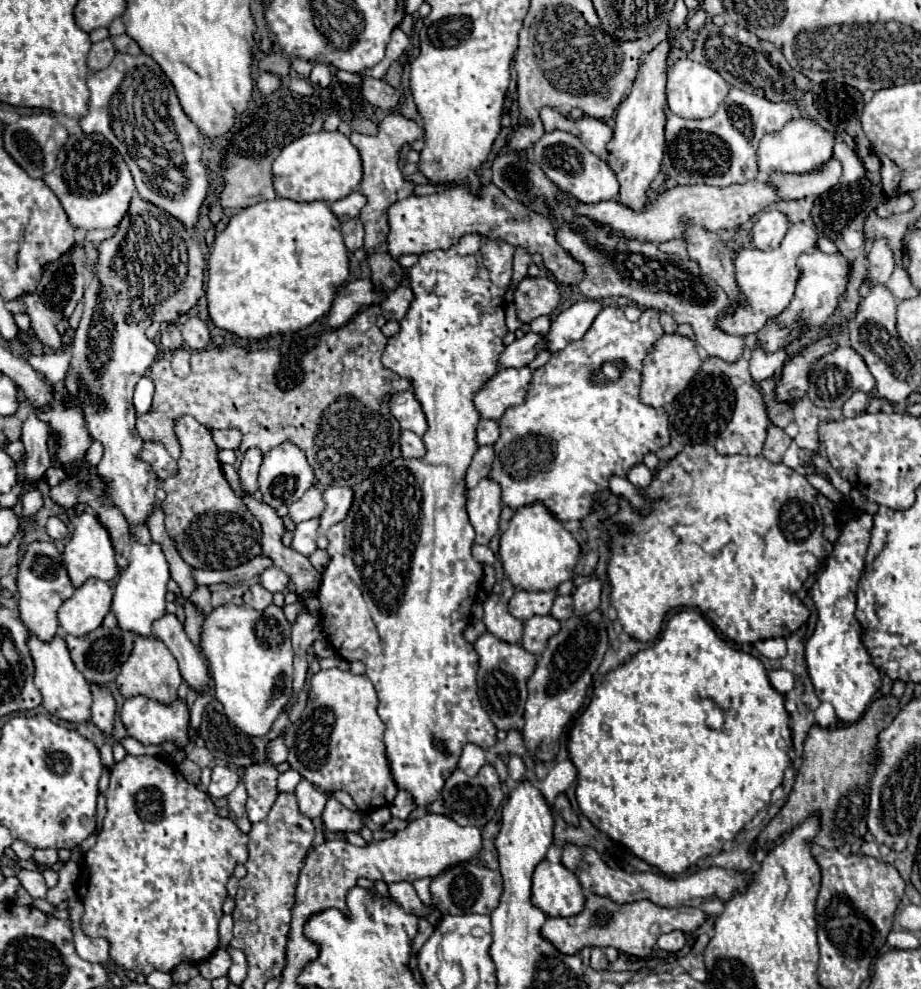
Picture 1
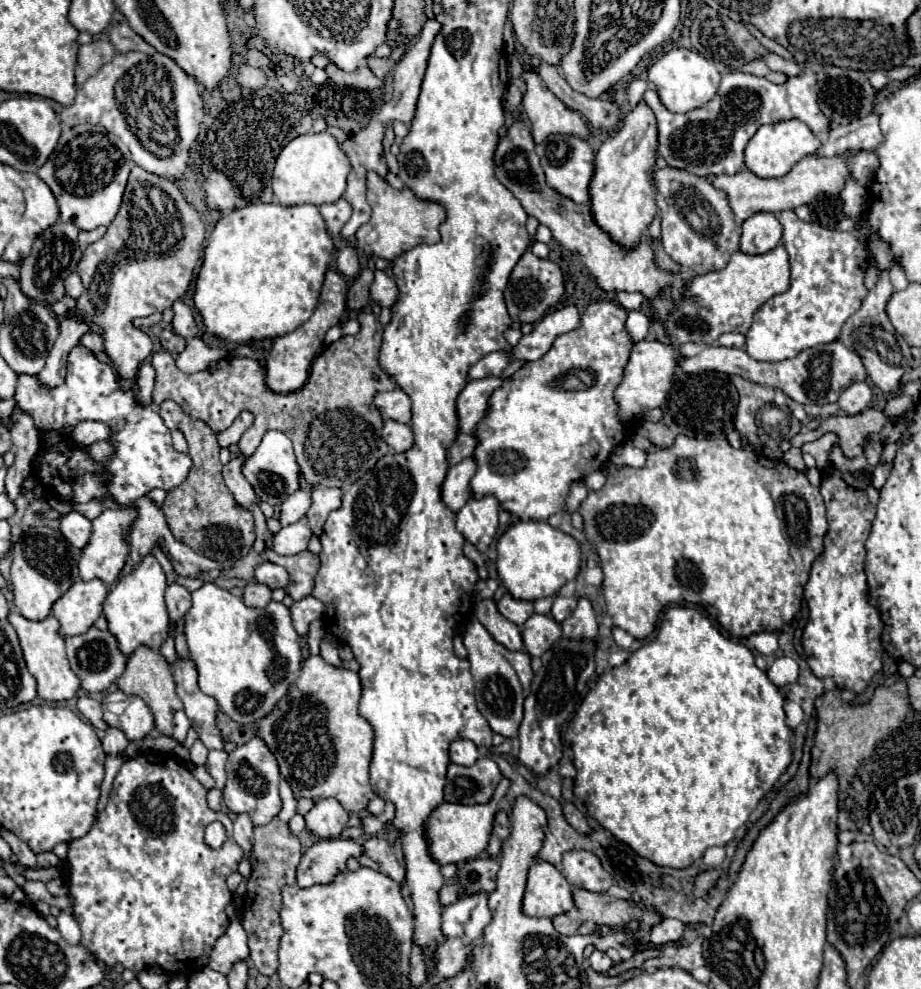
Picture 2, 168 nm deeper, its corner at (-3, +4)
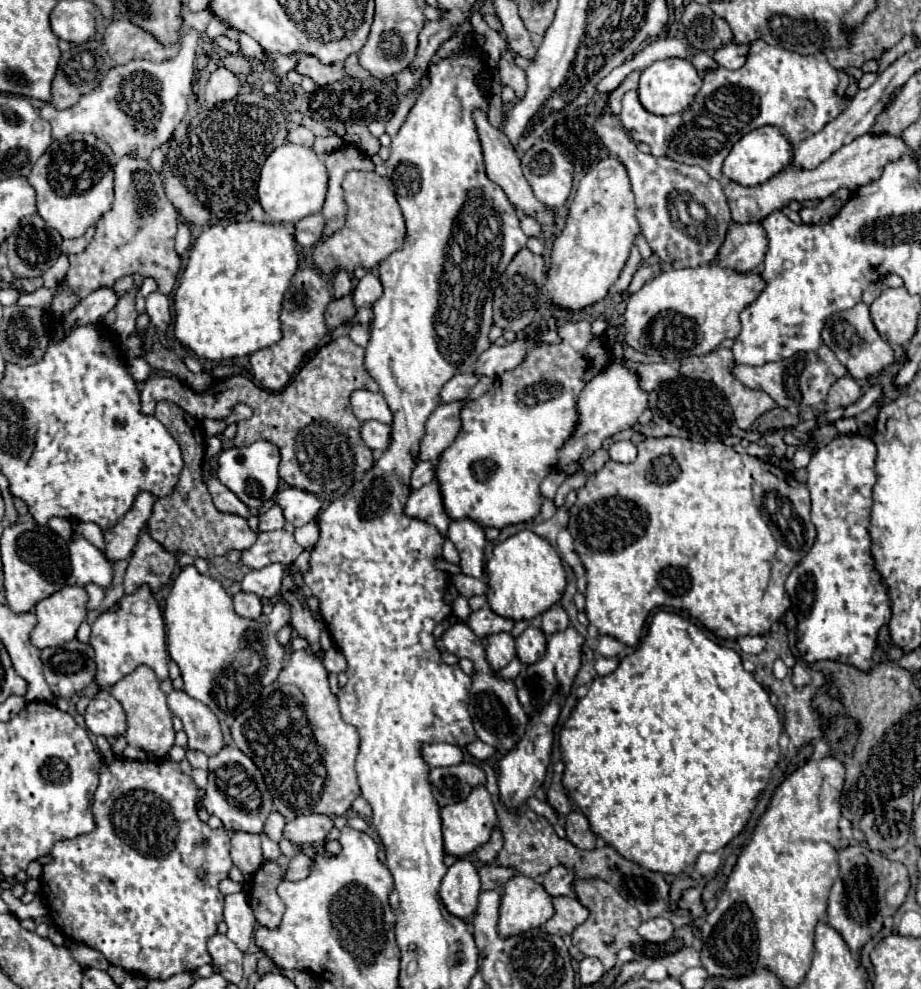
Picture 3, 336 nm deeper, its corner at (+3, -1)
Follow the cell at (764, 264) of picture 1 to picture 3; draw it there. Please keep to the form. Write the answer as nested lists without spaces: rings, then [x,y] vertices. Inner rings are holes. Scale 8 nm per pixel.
[[[718,264],[700,266],[700,268],[682,268],[682,270],[666,270],[658,278],[646,282],[638,294],[628,298],[628,306],[624,312],[624,344],[634,350],[646,352],[650,356],[662,356],[664,360],[682,360],[688,356],[710,354],[720,346],[724,338],[736,338],[740,334],[740,312],[758,298],[758,294],[766,288],[760,272],[738,274],[734,270],[726,270]]]

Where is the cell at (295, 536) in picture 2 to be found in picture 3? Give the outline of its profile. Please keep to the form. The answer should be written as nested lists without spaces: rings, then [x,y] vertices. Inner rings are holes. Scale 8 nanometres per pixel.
[[[282,528],[282,530],[276,530],[276,532],[260,532],[256,544],[242,552],[242,562],[250,568],[264,568],[264,566],[274,564],[274,562],[278,562],[282,566],[290,566],[300,556],[300,552],[302,552],[302,546],[298,546],[298,542],[294,540],[292,530]]]

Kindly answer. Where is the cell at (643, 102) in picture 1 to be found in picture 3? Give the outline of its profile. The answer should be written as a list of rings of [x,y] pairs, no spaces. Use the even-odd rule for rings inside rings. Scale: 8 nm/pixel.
[[[614,156],[602,158],[578,182],[566,228],[554,240],[552,266],[544,284],[550,300],[570,310],[582,310],[602,300],[618,280],[638,234],[640,226],[626,166]]]

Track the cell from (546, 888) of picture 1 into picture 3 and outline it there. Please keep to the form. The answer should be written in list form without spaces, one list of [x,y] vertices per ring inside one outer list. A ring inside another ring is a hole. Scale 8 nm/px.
[[[516,874],[504,884],[498,930],[502,936],[516,936],[540,928],[554,916],[552,896],[530,876]]]

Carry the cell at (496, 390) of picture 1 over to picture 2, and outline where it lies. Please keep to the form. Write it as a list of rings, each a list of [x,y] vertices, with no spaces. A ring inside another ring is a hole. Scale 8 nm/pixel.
[[[484,377],[478,381],[468,381],[456,399],[456,415],[458,415],[458,433],[472,433],[476,421],[484,417],[484,405],[488,401],[488,393],[500,385],[498,377]]]

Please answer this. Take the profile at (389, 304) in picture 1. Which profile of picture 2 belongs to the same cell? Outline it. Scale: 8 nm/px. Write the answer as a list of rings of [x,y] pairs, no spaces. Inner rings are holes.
[[[374,269],[370,299],[376,301],[380,307],[392,307],[392,301],[396,301],[396,283],[380,269]]]

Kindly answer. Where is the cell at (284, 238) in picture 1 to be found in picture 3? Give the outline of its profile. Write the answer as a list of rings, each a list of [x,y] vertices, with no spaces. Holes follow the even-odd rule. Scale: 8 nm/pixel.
[[[236,222],[236,224],[228,224],[228,226],[222,226],[222,224],[216,224],[216,226],[210,226],[206,228],[192,252],[190,252],[190,258],[188,258],[188,264],[180,276],[180,286],[176,290],[176,296],[174,296],[174,312],[176,312],[176,320],[174,320],[174,334],[176,338],[186,344],[190,350],[196,352],[196,356],[200,358],[206,358],[206,360],[230,360],[230,358],[240,358],[240,356],[246,356],[246,354],[254,354],[256,350],[260,348],[266,348],[266,346],[272,346],[276,344],[280,338],[282,338],[282,322],[280,322],[280,312],[282,312],[282,298],[286,294],[286,290],[290,288],[290,282],[294,278],[294,274],[298,272],[300,268],[300,258],[298,258],[298,252],[300,252],[300,246],[298,242],[294,242],[294,224],[276,224],[276,222]]]

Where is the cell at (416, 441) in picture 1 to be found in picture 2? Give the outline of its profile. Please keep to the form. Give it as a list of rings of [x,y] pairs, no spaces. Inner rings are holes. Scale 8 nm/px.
[[[386,419],[382,427],[382,439],[388,443],[392,451],[402,453],[412,447],[412,429],[408,429],[408,425],[402,425],[398,421]]]

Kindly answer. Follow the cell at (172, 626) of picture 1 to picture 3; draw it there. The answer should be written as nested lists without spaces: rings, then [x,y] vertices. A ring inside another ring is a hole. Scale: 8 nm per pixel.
[[[172,690],[168,694],[168,706],[182,720],[190,750],[214,756],[224,746],[220,722],[206,704],[190,698],[184,690]]]

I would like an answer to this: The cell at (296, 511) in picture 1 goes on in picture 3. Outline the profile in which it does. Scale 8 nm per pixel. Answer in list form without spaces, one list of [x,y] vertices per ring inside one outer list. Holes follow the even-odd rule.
[[[272,506],[266,514],[260,516],[260,530],[282,530],[286,524],[286,520],[282,518],[282,508],[280,506]]]

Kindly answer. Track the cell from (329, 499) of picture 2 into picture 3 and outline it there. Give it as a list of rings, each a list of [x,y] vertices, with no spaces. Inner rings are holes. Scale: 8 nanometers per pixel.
[[[284,488],[276,494],[278,506],[284,510],[286,522],[294,526],[304,526],[306,522],[316,520],[322,500],[318,500],[314,494],[306,494],[306,490],[298,488]]]

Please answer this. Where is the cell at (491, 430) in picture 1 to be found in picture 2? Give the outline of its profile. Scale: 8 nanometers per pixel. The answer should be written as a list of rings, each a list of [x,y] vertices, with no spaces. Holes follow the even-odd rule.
[[[458,435],[456,441],[446,451],[446,465],[452,467],[452,465],[460,463],[462,459],[472,457],[474,447],[476,447],[476,437],[474,435]]]

